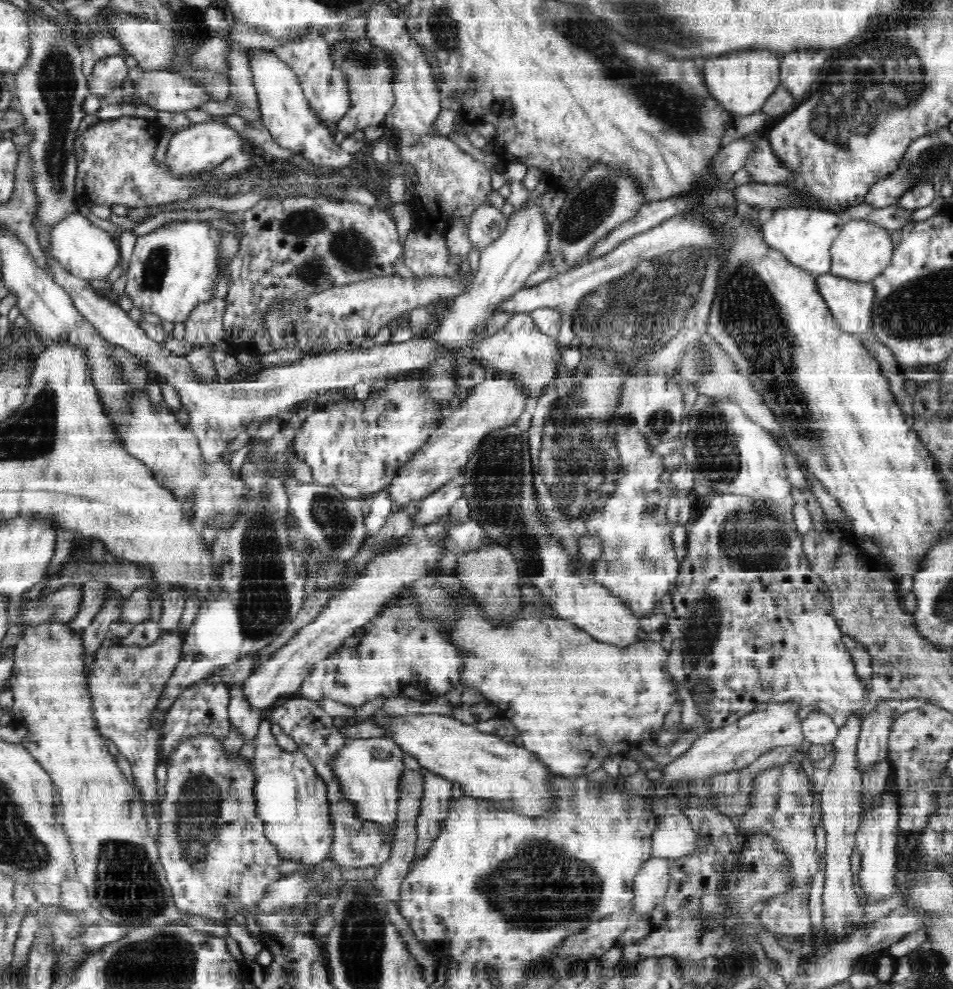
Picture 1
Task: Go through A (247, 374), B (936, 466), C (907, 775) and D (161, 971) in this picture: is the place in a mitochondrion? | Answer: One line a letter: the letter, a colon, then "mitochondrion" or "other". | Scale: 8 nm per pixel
A: other
B: other
C: other
D: mitochondrion

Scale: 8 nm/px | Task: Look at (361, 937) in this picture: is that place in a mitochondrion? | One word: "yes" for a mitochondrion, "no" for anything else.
yes

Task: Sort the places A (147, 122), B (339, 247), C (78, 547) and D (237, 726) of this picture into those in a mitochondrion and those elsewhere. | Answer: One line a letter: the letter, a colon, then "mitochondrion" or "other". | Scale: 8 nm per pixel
A: other
B: mitochondrion
C: other
D: other

